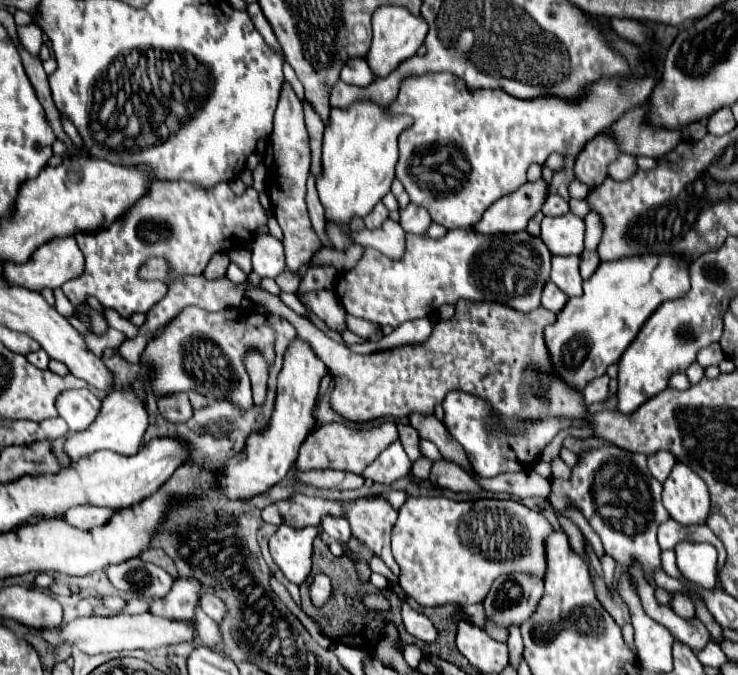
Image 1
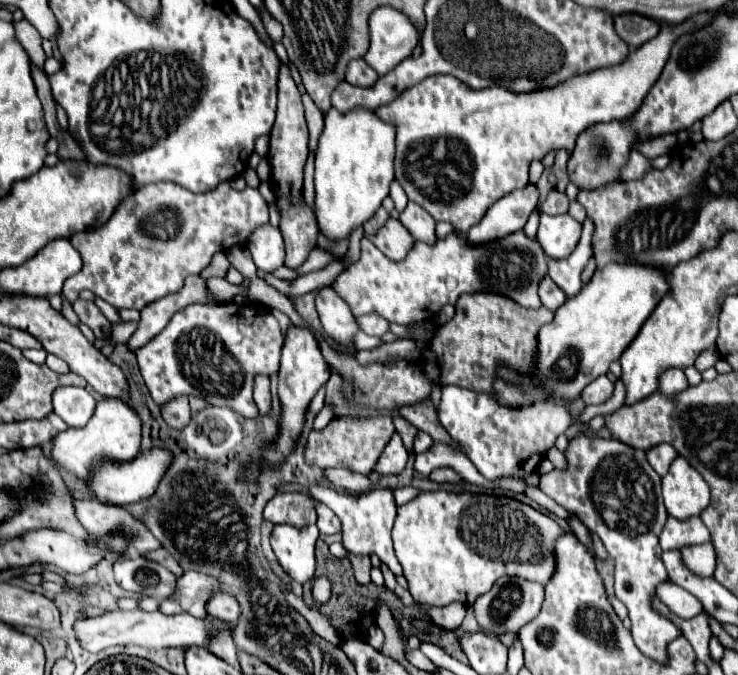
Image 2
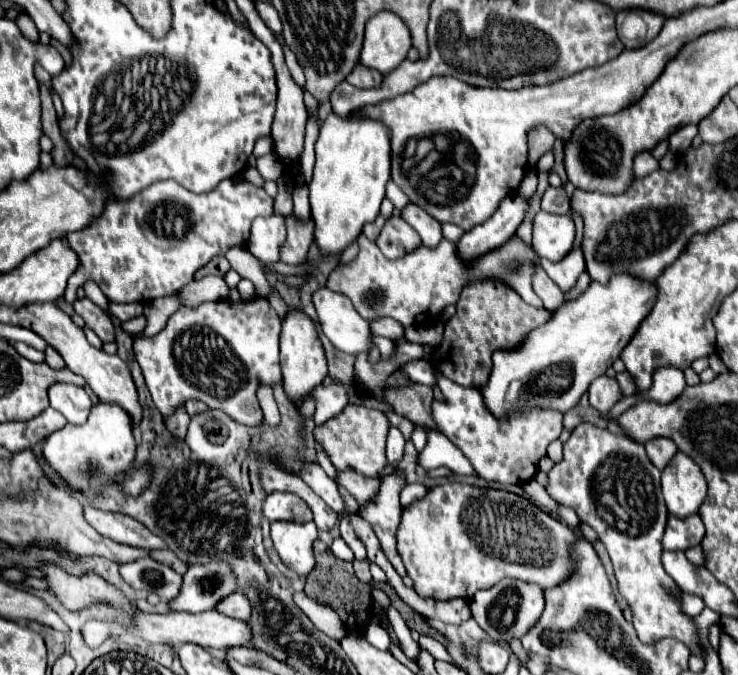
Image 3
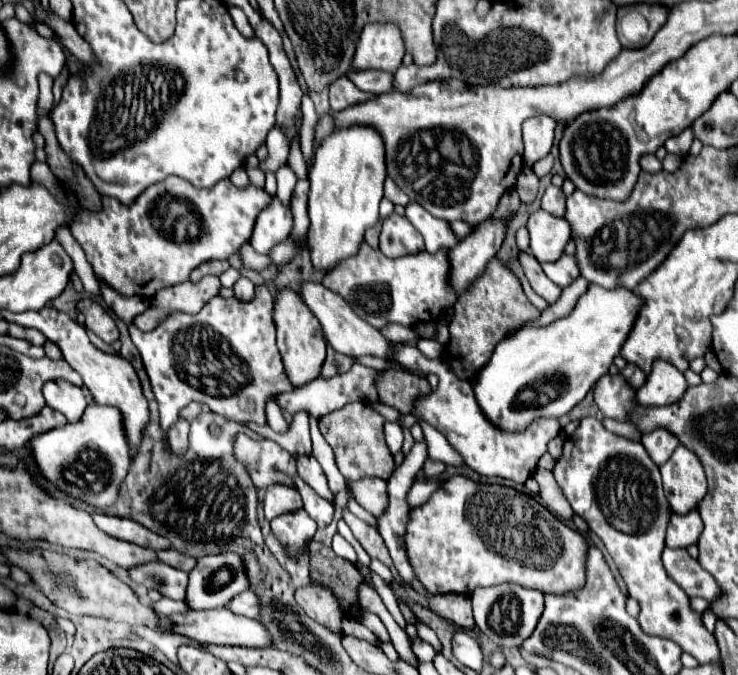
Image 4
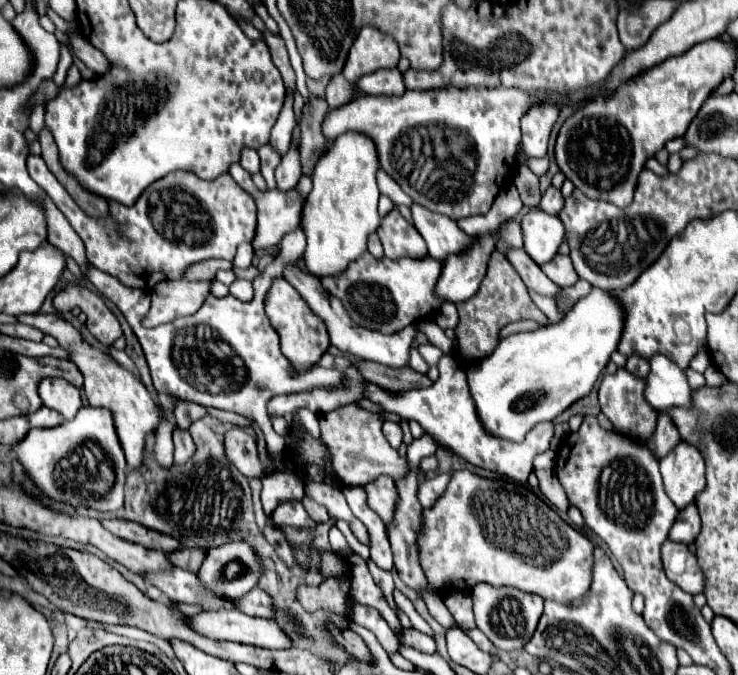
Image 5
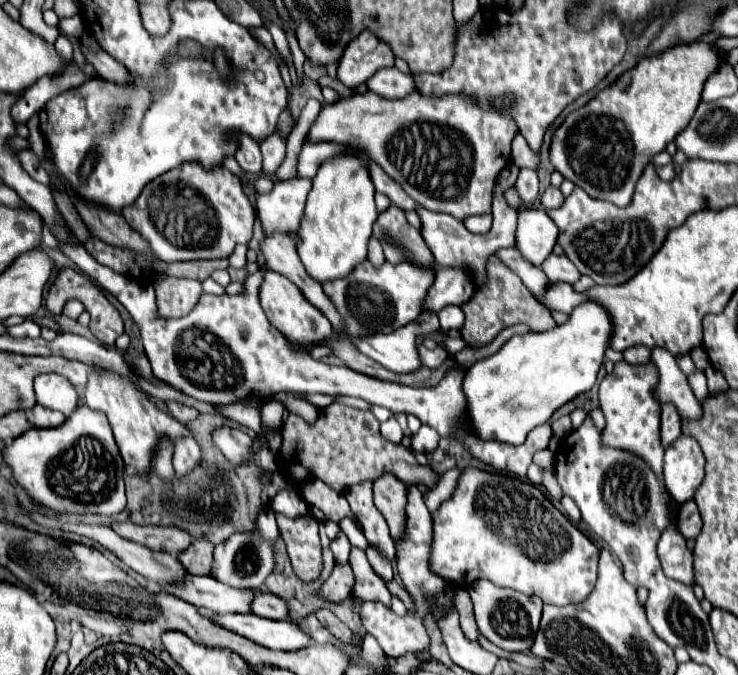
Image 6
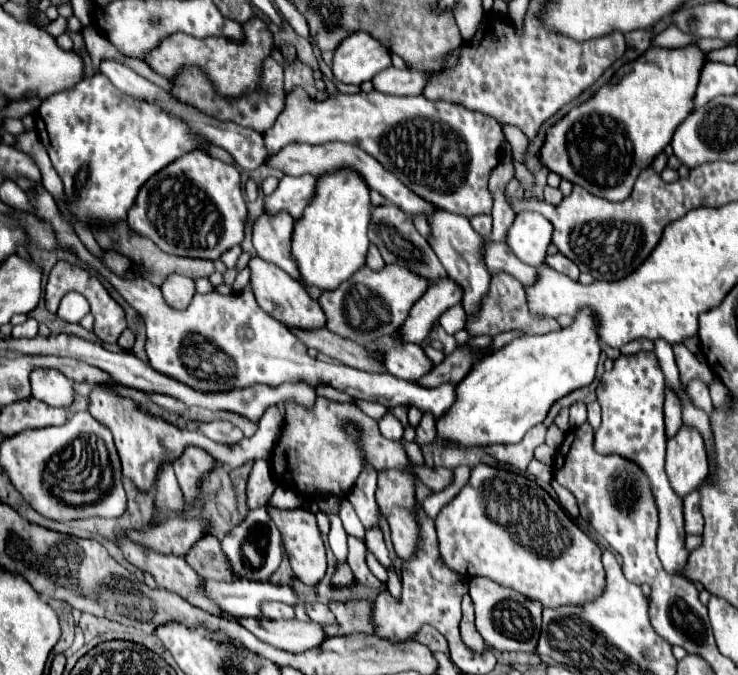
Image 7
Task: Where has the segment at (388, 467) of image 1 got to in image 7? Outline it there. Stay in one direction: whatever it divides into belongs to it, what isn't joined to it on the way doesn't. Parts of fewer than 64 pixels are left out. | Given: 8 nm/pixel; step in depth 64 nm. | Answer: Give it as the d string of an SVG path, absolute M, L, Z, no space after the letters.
M390 410L378 420L378 426L380 426L380 432L382 432L386 438L390 438L390 440L400 440L400 438L402 438L402 432L404 432L402 422L400 422Z

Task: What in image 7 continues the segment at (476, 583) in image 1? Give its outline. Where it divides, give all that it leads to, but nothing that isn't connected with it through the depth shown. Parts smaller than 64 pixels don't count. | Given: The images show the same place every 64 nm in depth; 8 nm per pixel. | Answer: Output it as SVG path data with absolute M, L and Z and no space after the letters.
M474 466L468 484L440 510L436 532L440 554L452 570L464 576L488 576L538 600L544 608L588 604L606 588L598 544L534 480L504 468Z

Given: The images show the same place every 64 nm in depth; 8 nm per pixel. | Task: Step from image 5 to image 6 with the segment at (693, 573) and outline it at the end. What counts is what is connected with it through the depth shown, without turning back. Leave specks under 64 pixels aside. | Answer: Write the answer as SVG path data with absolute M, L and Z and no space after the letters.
M672 498L668 500L670 522L658 540L658 558L668 578L680 580L684 584L694 584L692 552L686 548L686 538L678 530L678 502L674 502Z

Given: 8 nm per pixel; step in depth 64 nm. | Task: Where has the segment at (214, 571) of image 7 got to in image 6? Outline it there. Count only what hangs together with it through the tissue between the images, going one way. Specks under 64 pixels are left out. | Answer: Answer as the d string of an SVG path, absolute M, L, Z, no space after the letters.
M198 538L182 554L178 554L178 560L184 564L184 568L188 568L190 574L210 576L212 560L214 560L212 554L214 554L214 544L210 540Z

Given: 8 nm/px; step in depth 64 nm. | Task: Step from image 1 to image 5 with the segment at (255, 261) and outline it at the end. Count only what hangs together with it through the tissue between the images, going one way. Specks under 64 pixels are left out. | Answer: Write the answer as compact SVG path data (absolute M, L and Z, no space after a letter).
M232 164L230 166L230 176L248 192L252 194L252 198L256 200L256 206L258 206L258 228L256 228L256 238L254 238L254 248L270 248L270 246L276 246L280 244L282 236L286 232L294 232L298 230L298 224L300 224L300 212L302 212L302 206L304 206L304 198L300 194L300 190L296 188L290 188L290 190L280 190L280 188L274 188L274 190L266 190L266 192L260 192L250 174L240 166L240 164Z

